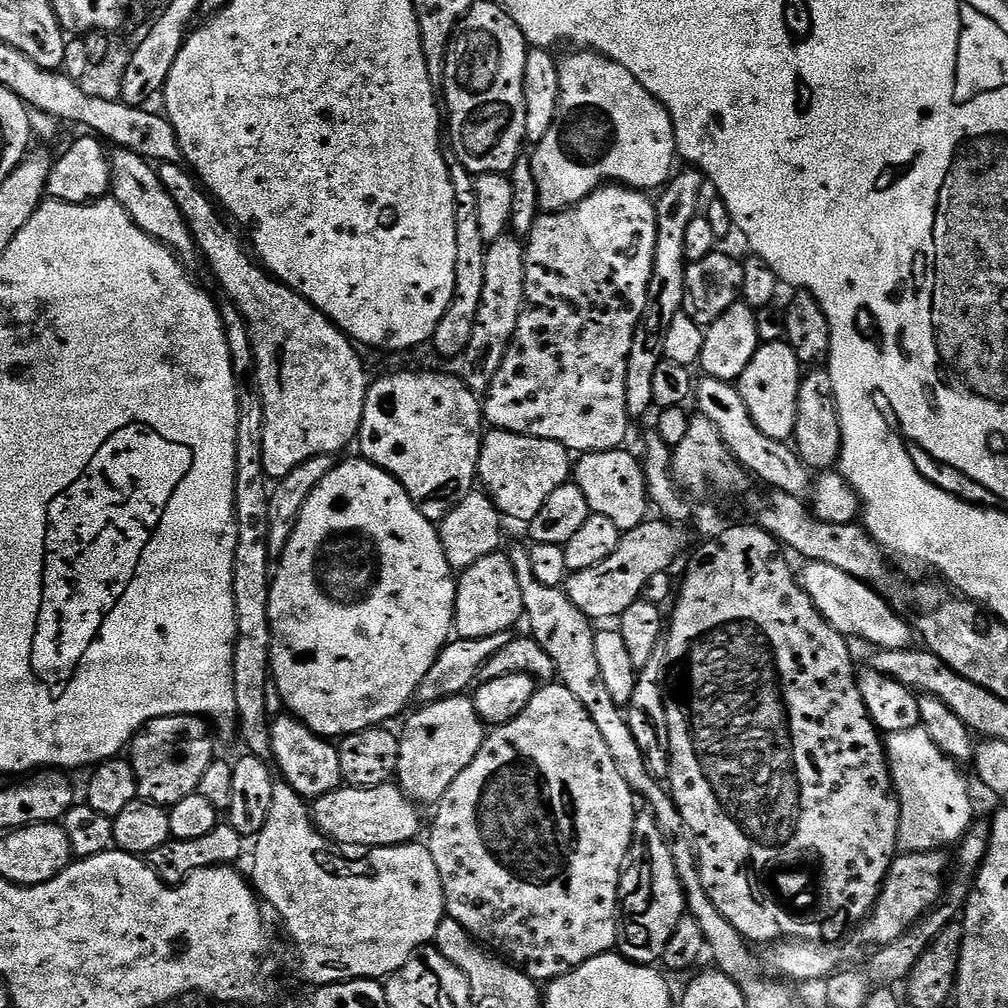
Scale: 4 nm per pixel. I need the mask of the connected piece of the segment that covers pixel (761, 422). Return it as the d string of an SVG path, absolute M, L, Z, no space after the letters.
M784 340L761 343L754 358L750 358L750 366L742 370L738 381L740 397L742 402L746 402L746 410L750 410L750 418L754 418L754 426L758 426L758 430L762 430L766 438L788 442L795 437L801 379L800 359Z

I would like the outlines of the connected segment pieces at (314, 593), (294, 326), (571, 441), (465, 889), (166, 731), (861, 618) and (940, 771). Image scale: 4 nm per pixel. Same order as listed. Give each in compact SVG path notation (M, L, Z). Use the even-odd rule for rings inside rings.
M355 458L356 460L348 460L337 463L334 470L330 470L330 474L326 474L326 478L322 478L322 482L318 482L318 490L314 490L310 494L310 498L306 498L306 506L302 506L302 514L298 518L298 522L294 526L294 534L290 538L290 542L286 546L284 553L278 557L278 567L275 569L272 577L272 589L270 590L270 626L272 627L272 659L270 661L270 676L274 681L274 688L280 691L280 696L284 699L284 704L289 713L295 716L297 720L301 720L310 731L315 732L317 736L325 738L347 738L361 732L367 728L379 728L387 725L388 720L392 720L411 700L417 695L420 683L429 673L431 666L434 665L440 651L450 640L454 632L452 619L454 618L454 610L456 609L456 581L454 570L450 566L450 562L446 562L446 554L442 550L442 542L440 541L440 533L437 525L433 521L427 520L419 510L416 509L416 504L406 494L406 490L401 484L395 480L388 472L383 472L376 464L371 464L363 458Z
M160 164L158 171L162 186L166 186L166 194L174 198L178 210L182 210L182 218L186 218L203 263L206 268L208 264L213 278L220 283L219 291L231 298L234 306L238 306L242 318L248 323L248 333L256 359L256 387L260 389L266 410L262 458L269 481L281 480L286 474L290 474L290 470L294 470L294 466L302 466L306 458L314 458L318 454L340 454L351 440L353 443L360 435L360 423L370 383L370 375L368 376L359 354L356 353L357 345L309 300L299 296L288 285L280 283L251 255L248 257L244 253L239 238L220 221L221 213L213 197L201 187L195 175L184 164Z
M609 184L603 188L595 188L589 196L582 198L582 202L574 206L564 208L560 212L544 212L536 217L532 233L526 238L524 249L526 270L524 313L518 318L518 330L514 330L514 338L510 342L506 358L498 374L494 374L494 382L490 382L490 390L482 400L484 419L492 428L558 442L572 454L609 452L625 443L623 440L628 436L628 423L630 423L626 410L626 370L630 362L630 346L634 342L636 327L646 310L646 298L654 270L654 250L658 238L656 206L653 197L648 196L651 195L639 188Z
M548 682L543 686L537 687L534 698L530 698L530 706L526 706L526 710L522 710L522 714L518 714L518 718L514 718L505 724L495 725L495 727L485 735L484 745L478 750L474 762L470 762L470 766L466 766L466 770L462 770L462 774L458 774L458 778L454 778L450 790L446 790L446 794L440 799L439 804L435 805L434 812L436 812L436 817L432 820L432 833L429 834L428 840L426 839L426 846L434 858L434 866L438 866L438 878L442 878L444 907L447 915L452 916L454 922L458 922L458 926L462 926L479 945L483 946L485 949L491 950L496 956L503 958L509 964L515 965L528 975L529 978L537 982L554 981L559 976L565 976L567 972L572 972L578 966L590 962L590 958L609 955L618 944L620 876L629 863L628 851L632 848L632 835L634 834L634 826L636 825L636 818L638 815L636 803L638 803L638 800L631 786L626 782L626 778L622 778L622 774L618 774L618 766L614 766L614 758L610 755L610 746L606 746L606 738L602 738L598 726L594 726L594 718L590 718L590 714L586 714L586 706L582 706L582 702L578 702L578 698L574 698L574 694L570 694L570 690L566 690L563 684L559 682Z
M163 716L145 724L130 741L130 763L136 775L137 797L149 800L151 804L171 806L182 802L182 798L197 795L202 774L206 774L206 766L210 766L214 759L212 736L214 732L209 721L199 716Z
M808 562L803 565L804 569L799 569L798 579L801 588L810 598L810 602L814 602L814 606L822 614L822 618L826 618L826 622L830 622L830 626L834 626L834 630L838 630L846 638L857 636L860 640L865 640L868 644L873 644L873 649L879 650L886 648L890 650L902 650L903 648L913 647L914 644L914 628L911 623L908 624L884 601L885 597L877 592L870 584L863 584L858 578L854 578L850 574L846 574L846 570L838 570L838 566L830 566L826 562Z
M921 726L892 732L885 739L889 772L900 800L897 847L903 852L933 852L959 843L972 827L974 802L957 761L950 759Z

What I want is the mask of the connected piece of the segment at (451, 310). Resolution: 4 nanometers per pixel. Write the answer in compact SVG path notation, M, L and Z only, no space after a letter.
M445 147L443 154L454 186L454 222L458 254L454 254L454 298L450 298L450 306L446 306L446 314L442 314L430 344L431 347L436 347L440 356L459 358L466 346L470 346L470 334L474 334L474 318L478 318L478 306L482 302L482 285L486 278L488 245L482 238L482 229L478 227L478 194L473 173L468 172L466 166L462 166L452 147Z

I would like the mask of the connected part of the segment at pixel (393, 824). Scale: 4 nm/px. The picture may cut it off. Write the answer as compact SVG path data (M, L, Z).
M396 782L375 784L373 788L341 786L330 794L315 797L310 807L317 828L325 836L345 846L353 844L361 850L385 848L410 844L419 837L416 835L420 832L421 805L411 800Z

